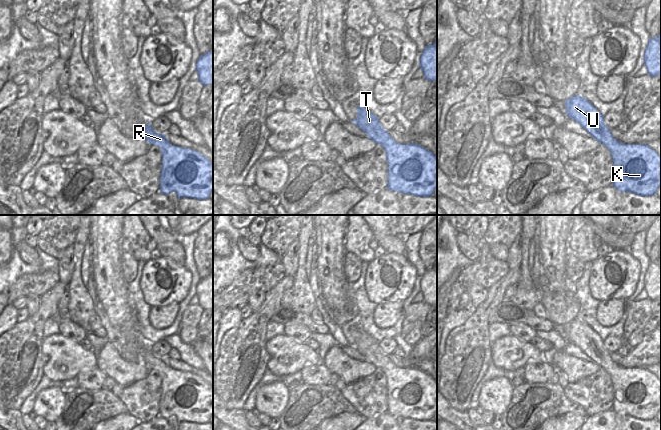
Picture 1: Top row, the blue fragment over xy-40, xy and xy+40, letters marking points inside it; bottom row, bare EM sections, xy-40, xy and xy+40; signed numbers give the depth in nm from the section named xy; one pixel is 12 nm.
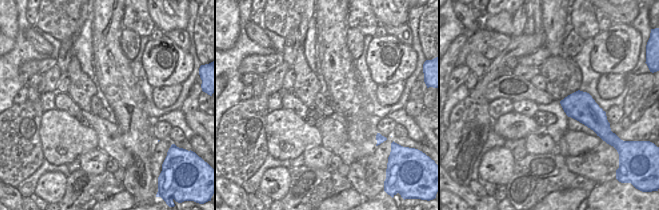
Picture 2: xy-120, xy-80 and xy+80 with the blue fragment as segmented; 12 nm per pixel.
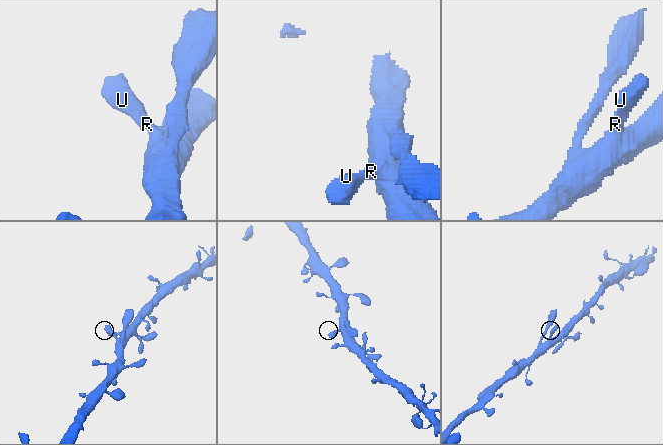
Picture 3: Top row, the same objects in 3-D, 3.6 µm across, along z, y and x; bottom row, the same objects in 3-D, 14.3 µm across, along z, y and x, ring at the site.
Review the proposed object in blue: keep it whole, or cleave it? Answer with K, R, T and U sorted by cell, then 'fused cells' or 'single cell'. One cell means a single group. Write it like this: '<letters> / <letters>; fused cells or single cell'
K R T U; single cell

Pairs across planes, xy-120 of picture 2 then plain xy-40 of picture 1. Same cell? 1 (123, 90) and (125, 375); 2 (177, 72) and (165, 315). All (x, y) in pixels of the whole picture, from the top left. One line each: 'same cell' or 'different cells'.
1: different cells
2: different cells

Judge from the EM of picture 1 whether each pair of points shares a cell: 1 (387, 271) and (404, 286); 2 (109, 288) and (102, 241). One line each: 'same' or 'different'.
1: same
2: same

